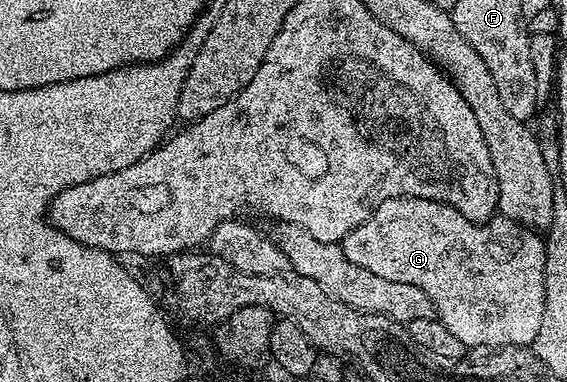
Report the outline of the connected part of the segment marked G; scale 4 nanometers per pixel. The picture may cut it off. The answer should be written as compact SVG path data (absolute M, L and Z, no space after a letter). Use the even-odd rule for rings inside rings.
M393 198L384 200L341 243L342 251L348 260L354 264L360 264L360 268L368 268L368 272L376 272L376 276L384 276L384 280L400 280L400 284L416 284L416 288L424 288L428 292L428 300L432 300L436 316L446 325L452 336L458 337L468 348L501 348L503 346L533 347L536 336L540 332L540 324L544 324L544 312L546 311L546 244L543 235L539 231L522 226L510 218L495 216L485 224L479 224L468 220L459 210L446 205L445 202L428 200L427 198Z

